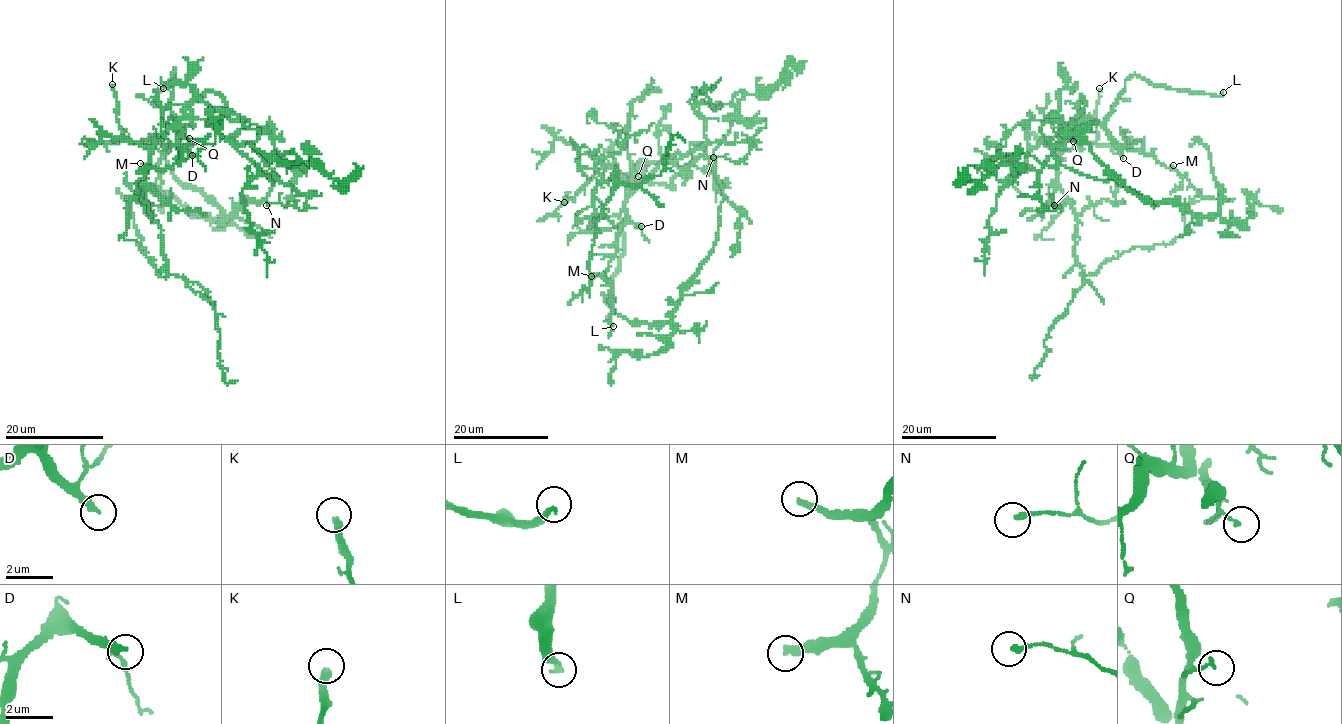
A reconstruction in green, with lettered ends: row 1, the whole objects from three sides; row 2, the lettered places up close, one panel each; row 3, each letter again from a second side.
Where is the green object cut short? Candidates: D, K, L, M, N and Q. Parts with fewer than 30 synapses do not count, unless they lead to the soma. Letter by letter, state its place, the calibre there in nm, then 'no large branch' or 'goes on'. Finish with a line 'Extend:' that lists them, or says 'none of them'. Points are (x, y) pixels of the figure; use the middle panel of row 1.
D: place (641, 226); calibre 320 nm; goes on
K: place (564, 202); calibre 320 nm; no large branch
L: place (613, 326); calibre 280 nm; goes on
M: place (591, 276); calibre 280 nm; goes on
N: place (713, 157); calibre 220 nm; no large branch
Q: place (638, 176); calibre 140 nm; no large branch
Extend: D, L, M

